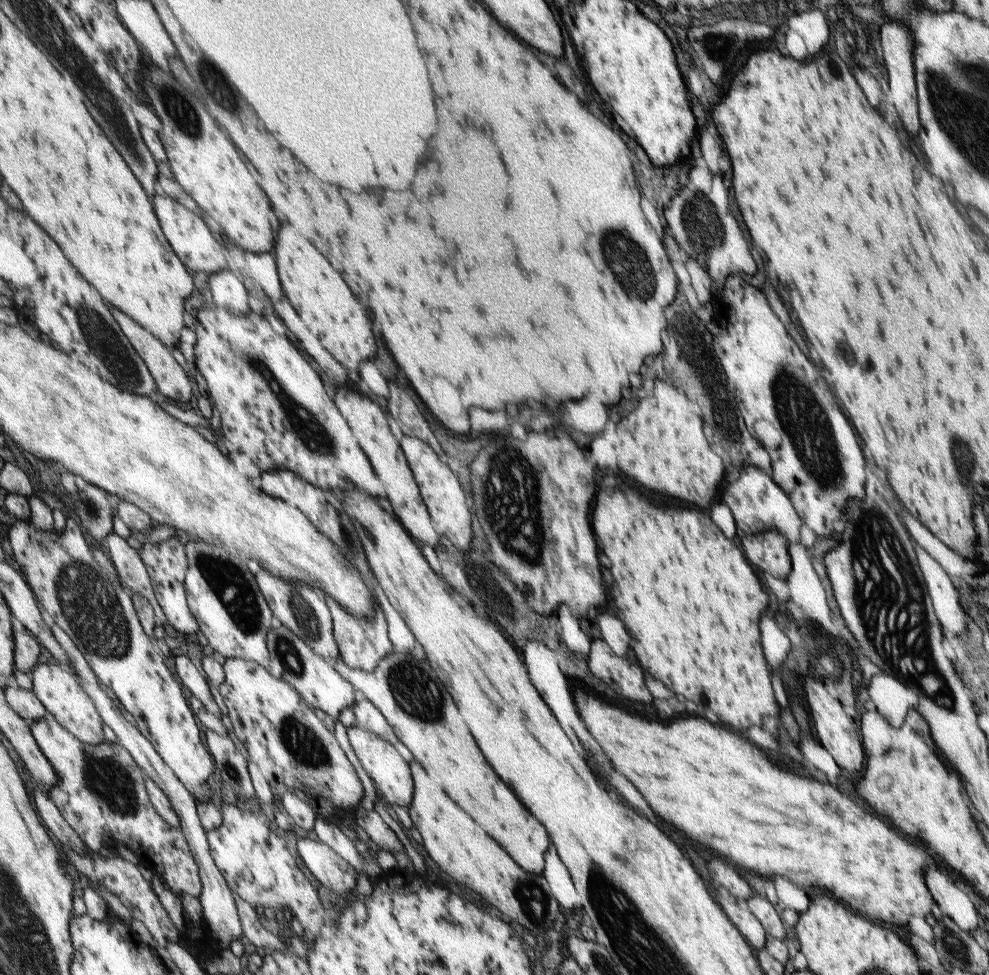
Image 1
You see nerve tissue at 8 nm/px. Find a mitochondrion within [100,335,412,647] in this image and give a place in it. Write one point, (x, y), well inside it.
(230, 586)

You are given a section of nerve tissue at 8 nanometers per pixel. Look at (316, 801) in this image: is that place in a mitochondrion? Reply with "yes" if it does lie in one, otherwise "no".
no

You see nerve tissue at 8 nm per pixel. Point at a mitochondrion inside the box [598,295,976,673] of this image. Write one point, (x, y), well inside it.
(810, 431)

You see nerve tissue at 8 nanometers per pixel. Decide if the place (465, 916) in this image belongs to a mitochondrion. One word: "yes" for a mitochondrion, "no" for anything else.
no

